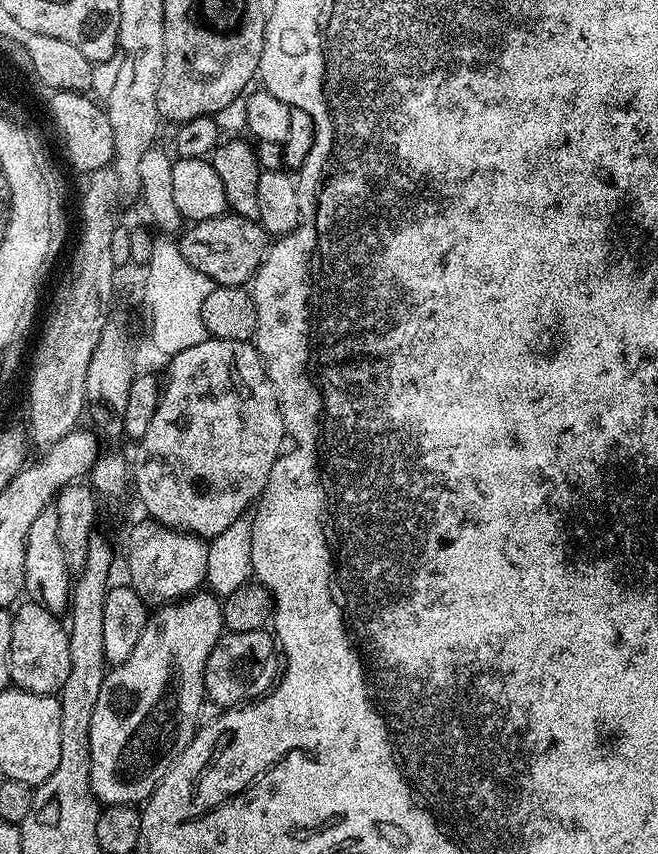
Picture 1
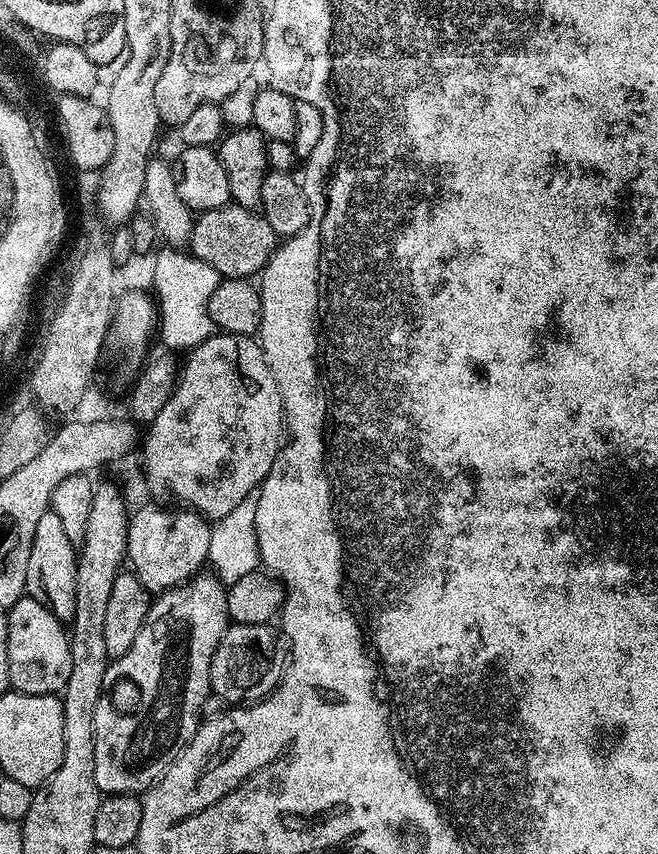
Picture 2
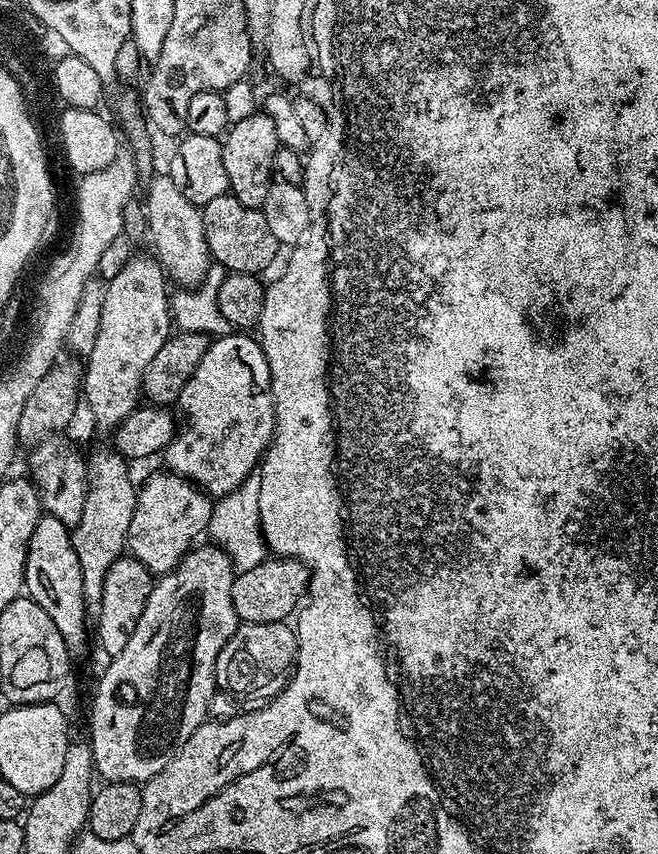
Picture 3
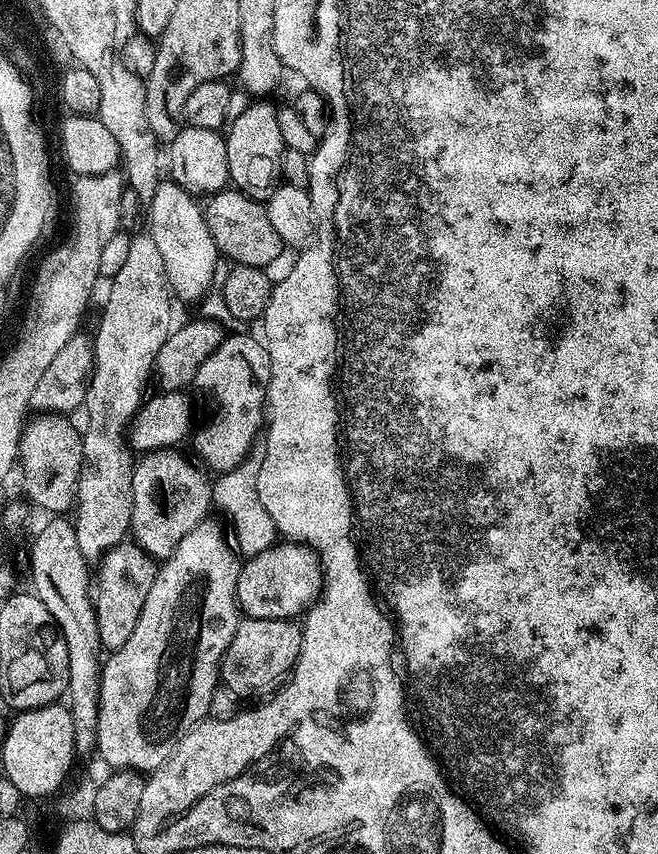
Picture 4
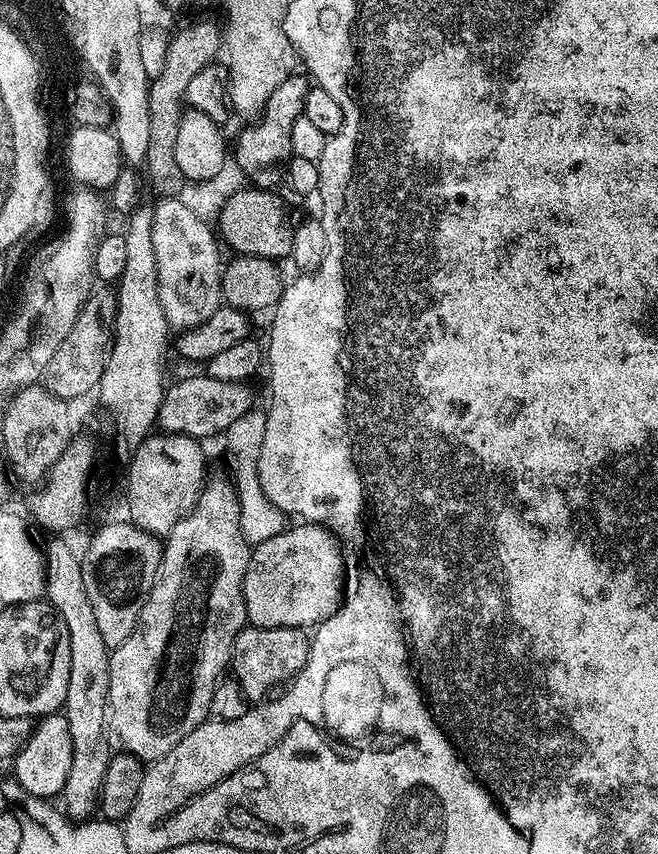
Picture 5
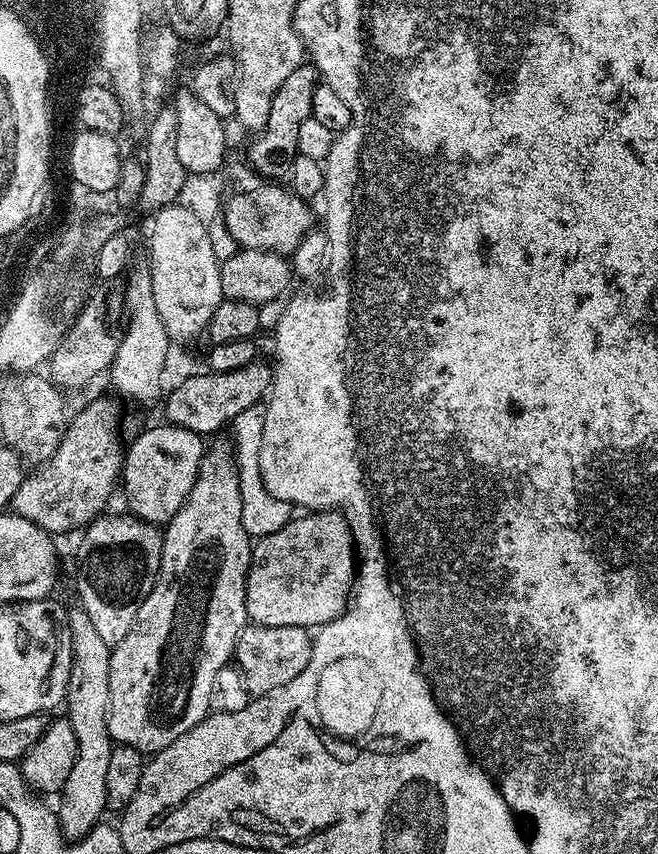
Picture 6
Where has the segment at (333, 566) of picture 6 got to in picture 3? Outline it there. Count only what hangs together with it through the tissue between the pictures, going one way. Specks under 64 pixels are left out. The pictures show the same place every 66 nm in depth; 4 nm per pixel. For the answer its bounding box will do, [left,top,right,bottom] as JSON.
[232,558,309,624]

